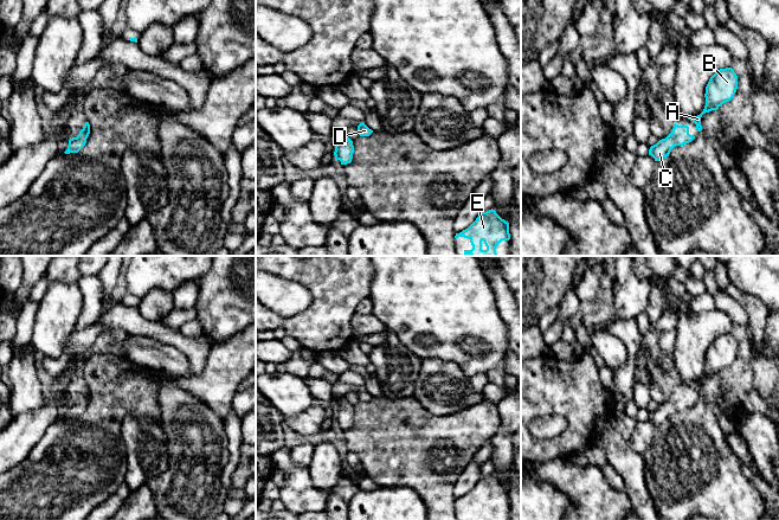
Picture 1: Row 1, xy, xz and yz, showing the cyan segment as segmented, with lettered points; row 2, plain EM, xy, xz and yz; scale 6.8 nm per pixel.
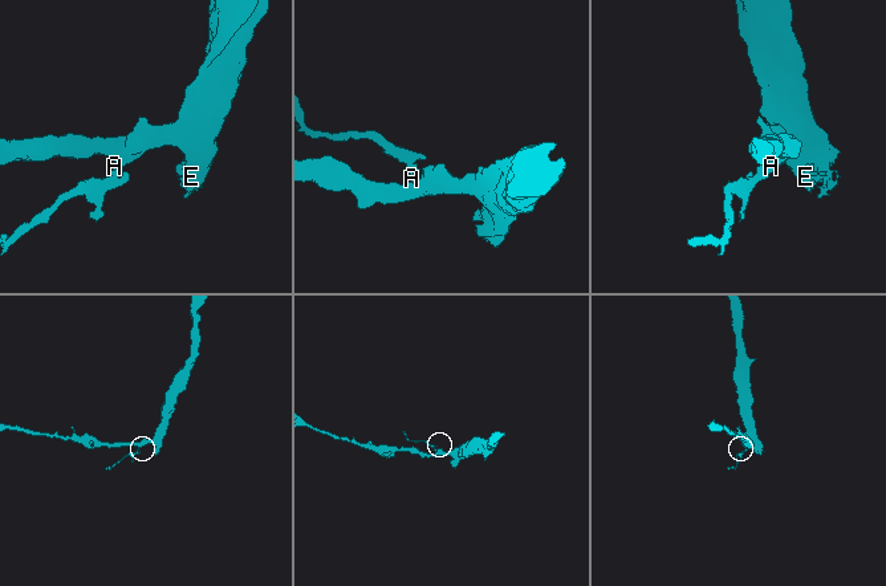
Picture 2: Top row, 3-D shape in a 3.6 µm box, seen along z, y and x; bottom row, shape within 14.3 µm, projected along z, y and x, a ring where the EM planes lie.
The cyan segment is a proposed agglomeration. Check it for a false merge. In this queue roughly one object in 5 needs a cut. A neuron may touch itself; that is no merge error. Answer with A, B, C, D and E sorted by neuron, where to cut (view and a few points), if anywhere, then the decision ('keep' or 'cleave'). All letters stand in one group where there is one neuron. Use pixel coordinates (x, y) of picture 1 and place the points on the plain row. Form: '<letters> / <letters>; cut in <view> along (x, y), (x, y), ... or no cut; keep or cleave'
A B C D E; no cut; keep

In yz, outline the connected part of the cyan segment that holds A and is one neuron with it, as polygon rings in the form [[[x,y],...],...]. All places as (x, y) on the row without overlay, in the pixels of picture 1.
[[[732,333],[720,334],[710,342],[706,352],[706,371],[703,377],[689,384],[696,390],[697,397],[702,396],[701,383],[712,375],[717,375],[723,368],[730,366],[738,354],[738,341]]]

